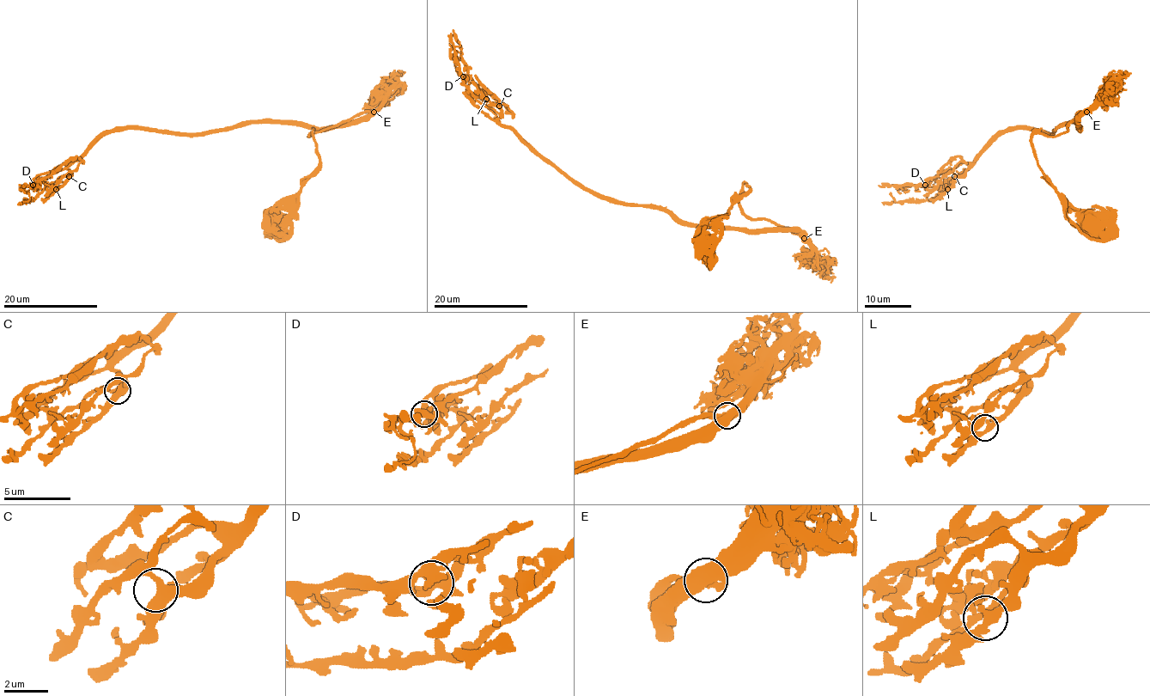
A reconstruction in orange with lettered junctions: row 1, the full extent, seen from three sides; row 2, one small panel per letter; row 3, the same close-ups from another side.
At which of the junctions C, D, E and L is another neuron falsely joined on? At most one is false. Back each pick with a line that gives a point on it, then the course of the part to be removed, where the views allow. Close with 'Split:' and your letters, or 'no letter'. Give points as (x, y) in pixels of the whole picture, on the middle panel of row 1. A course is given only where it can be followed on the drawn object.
Split: no letter

